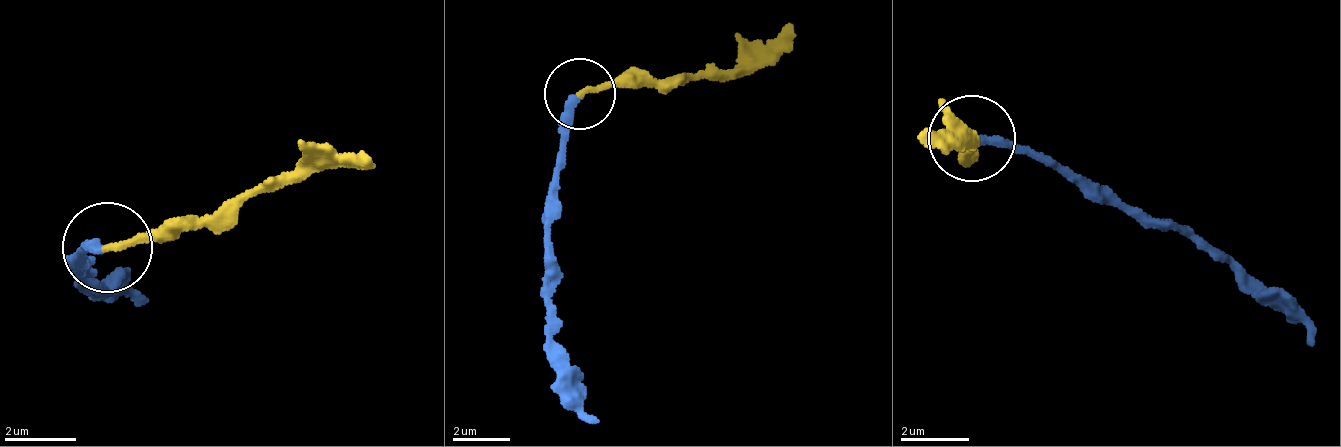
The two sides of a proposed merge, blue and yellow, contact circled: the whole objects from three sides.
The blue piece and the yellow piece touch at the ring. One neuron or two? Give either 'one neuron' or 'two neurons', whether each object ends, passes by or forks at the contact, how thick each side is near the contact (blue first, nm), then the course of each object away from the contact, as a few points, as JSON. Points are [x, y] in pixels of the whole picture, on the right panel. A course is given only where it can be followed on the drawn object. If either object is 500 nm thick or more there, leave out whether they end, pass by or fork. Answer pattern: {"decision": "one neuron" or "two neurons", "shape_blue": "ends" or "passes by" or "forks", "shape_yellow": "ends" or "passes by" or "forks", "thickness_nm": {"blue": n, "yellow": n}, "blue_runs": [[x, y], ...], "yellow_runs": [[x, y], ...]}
{"decision": "one neuron", "shape_blue": "ends", "shape_yellow": "ends", "thickness_nm": {"blue": 280, "yellow": 190}, "blue_runs": [[969, 139], [1109, 190], [1229, 254], [1281, 289], [1314, 347]], "yellow_runs": [[969, 139], [966, 161], [963, 148], [918, 134]]}

